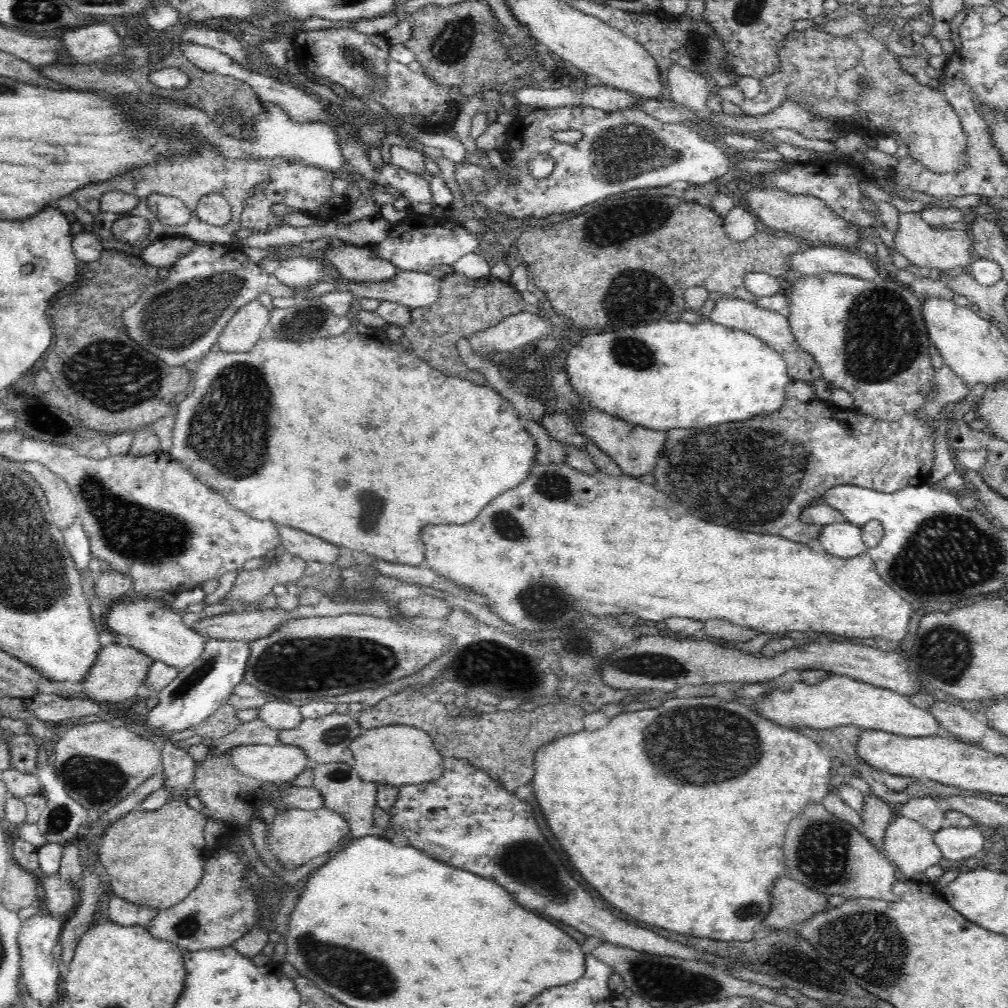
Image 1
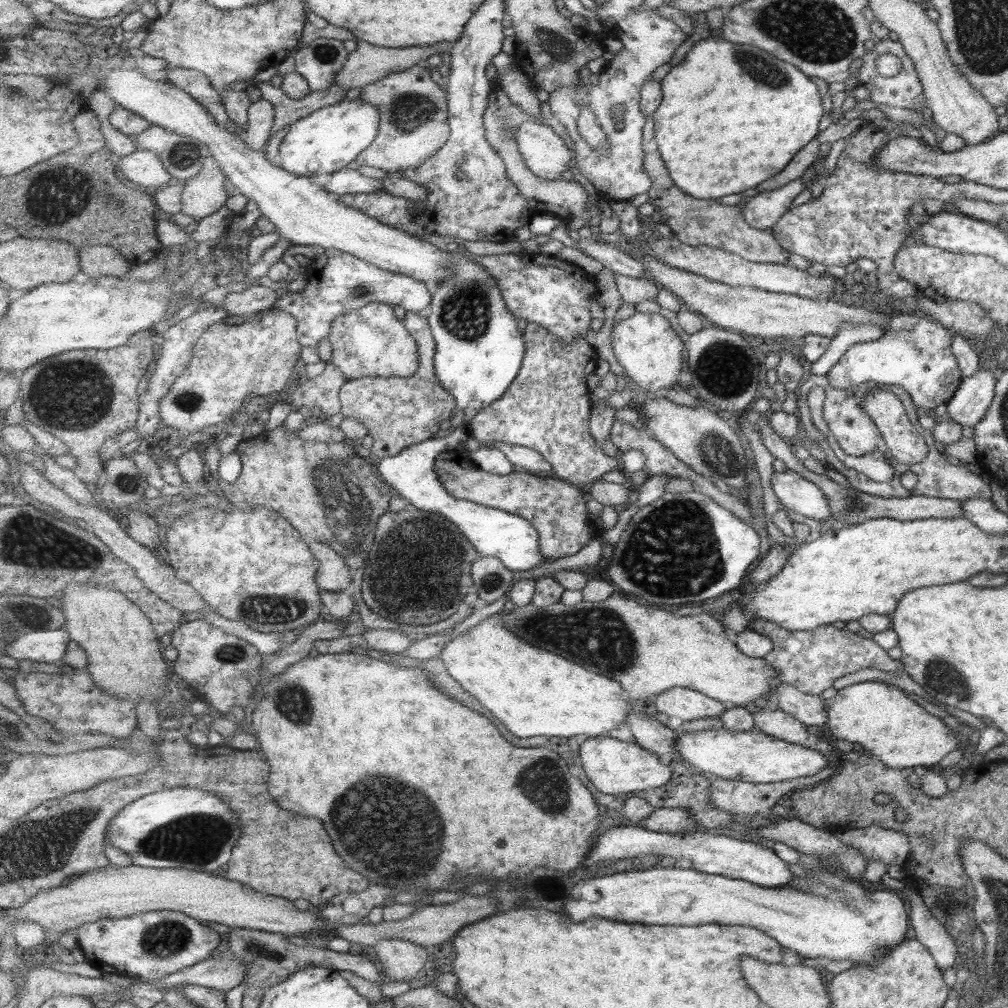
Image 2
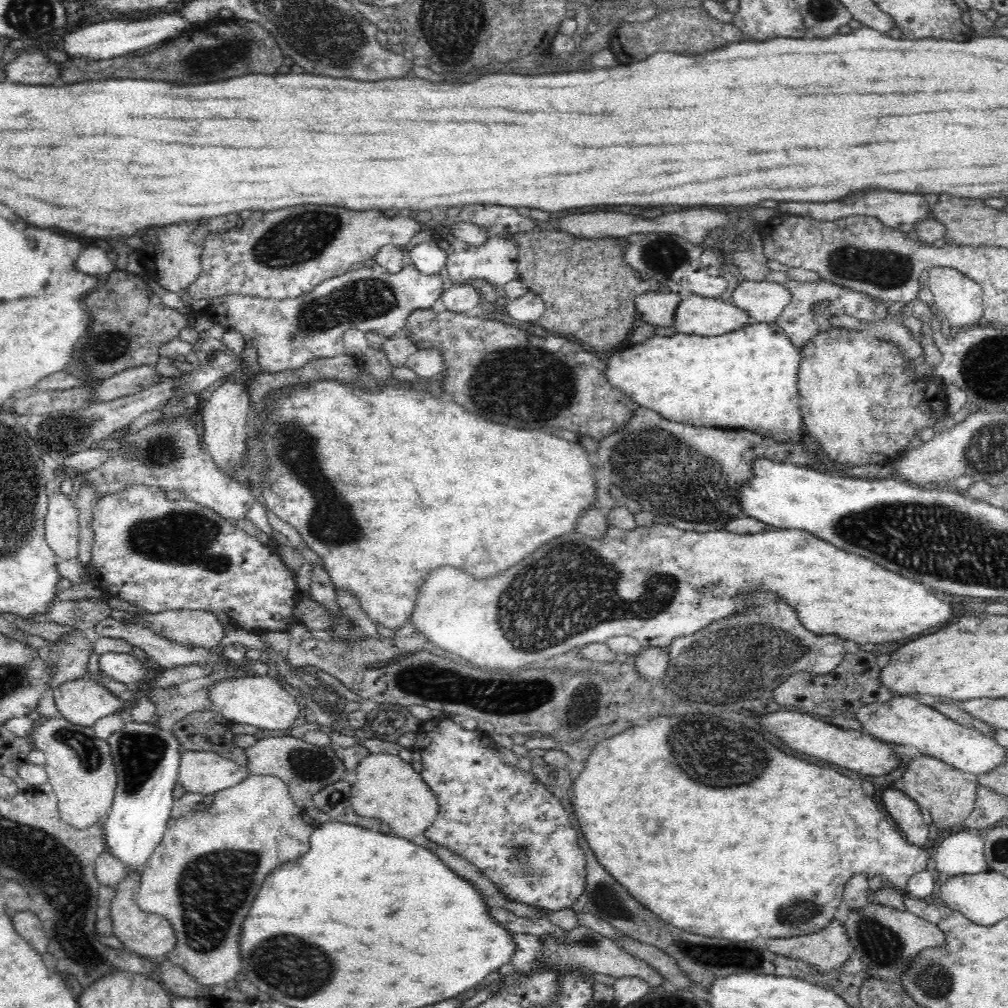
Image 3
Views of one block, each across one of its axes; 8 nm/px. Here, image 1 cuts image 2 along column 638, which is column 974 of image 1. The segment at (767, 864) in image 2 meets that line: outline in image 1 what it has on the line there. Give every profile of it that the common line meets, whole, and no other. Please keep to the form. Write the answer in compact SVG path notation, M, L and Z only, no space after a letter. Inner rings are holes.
M976 825L970 828L944 826L933 834L934 843L952 864L968 860L972 856L984 856L987 839Z

